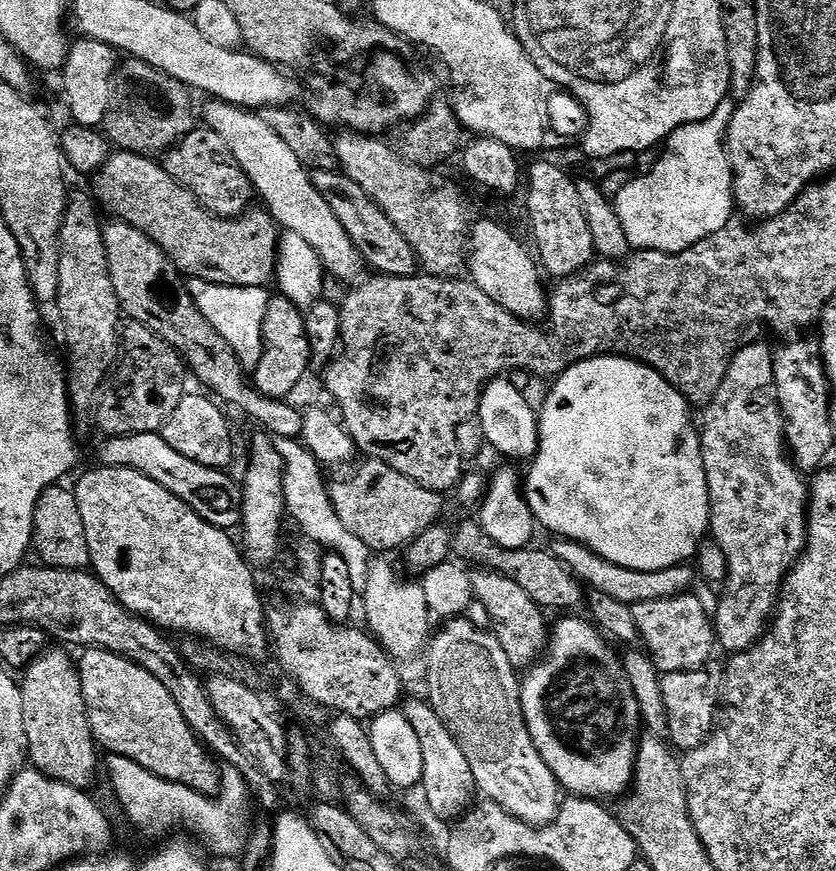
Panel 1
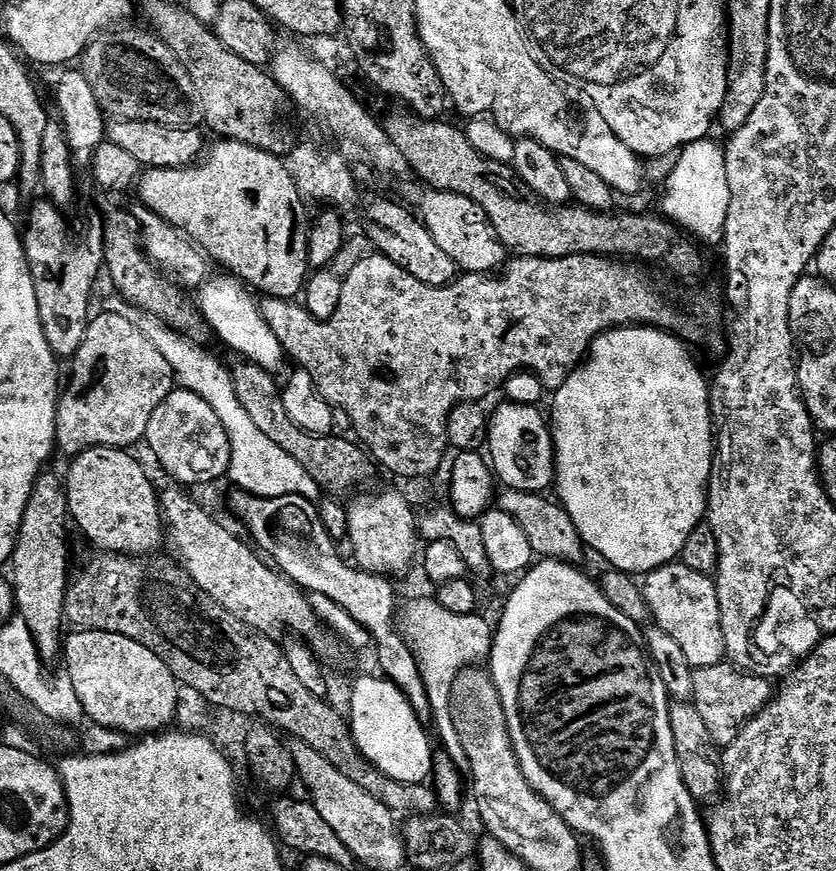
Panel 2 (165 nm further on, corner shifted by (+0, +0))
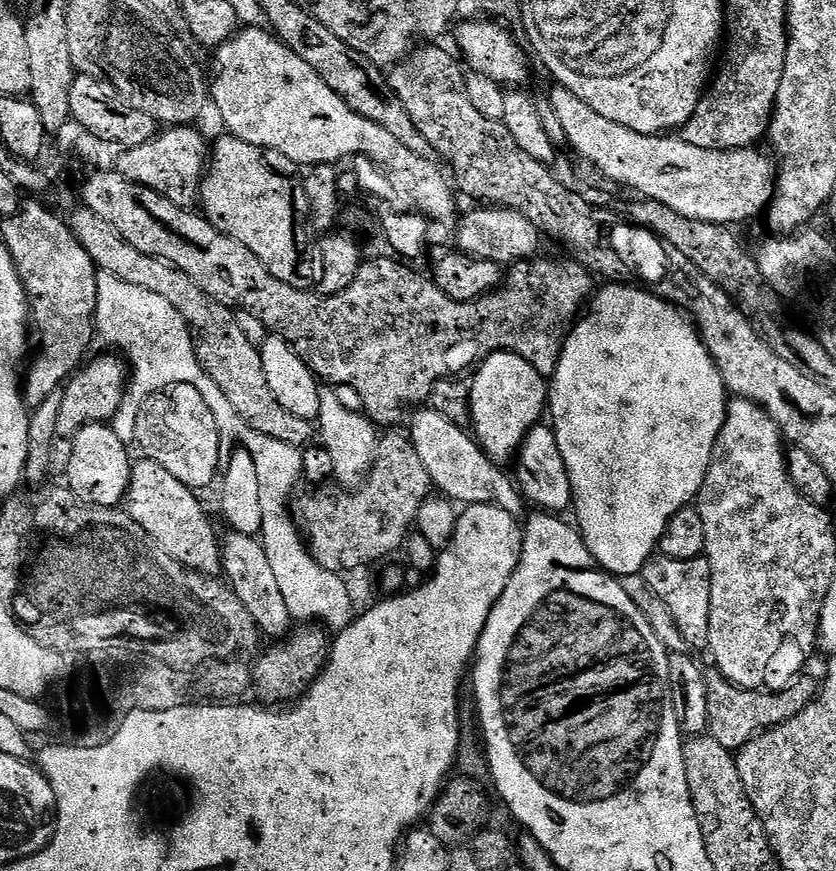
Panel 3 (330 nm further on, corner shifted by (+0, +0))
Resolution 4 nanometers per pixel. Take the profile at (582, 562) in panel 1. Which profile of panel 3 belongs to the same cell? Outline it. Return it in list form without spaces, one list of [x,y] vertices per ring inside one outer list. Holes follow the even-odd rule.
[[[424,406],[411,413],[409,437],[432,478],[433,485],[447,499],[464,506],[495,507],[505,515],[520,513],[525,499],[515,481],[492,461],[480,447],[476,438],[461,425],[454,424],[432,406]]]

